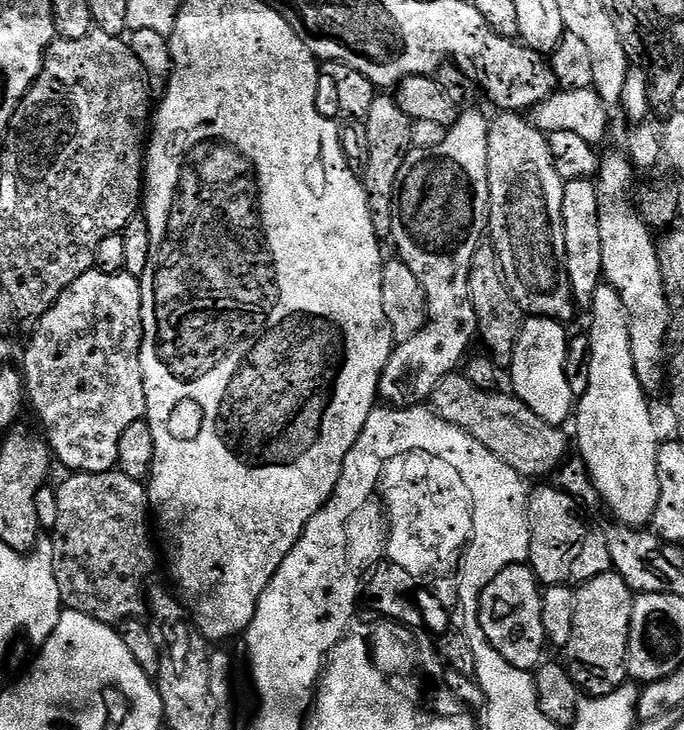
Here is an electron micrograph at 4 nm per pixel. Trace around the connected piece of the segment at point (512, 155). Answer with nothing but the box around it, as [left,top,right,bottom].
[488,112,578,322]

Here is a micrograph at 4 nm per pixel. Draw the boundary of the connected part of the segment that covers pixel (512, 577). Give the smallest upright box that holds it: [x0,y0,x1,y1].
[480,563,546,670]

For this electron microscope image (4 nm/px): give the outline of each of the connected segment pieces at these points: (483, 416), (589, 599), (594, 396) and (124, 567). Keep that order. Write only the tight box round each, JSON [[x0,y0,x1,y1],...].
[[430,374,570,478],[562,570,634,697],[574,282,661,527],[52,470,156,626]]

